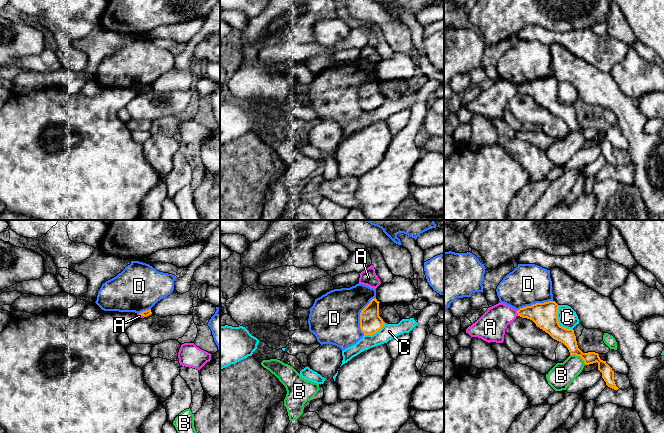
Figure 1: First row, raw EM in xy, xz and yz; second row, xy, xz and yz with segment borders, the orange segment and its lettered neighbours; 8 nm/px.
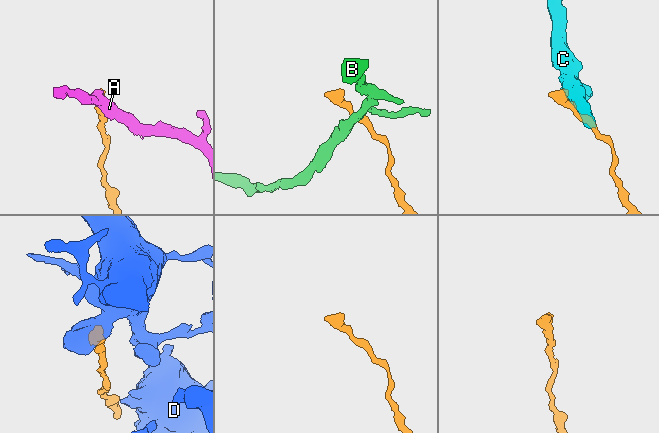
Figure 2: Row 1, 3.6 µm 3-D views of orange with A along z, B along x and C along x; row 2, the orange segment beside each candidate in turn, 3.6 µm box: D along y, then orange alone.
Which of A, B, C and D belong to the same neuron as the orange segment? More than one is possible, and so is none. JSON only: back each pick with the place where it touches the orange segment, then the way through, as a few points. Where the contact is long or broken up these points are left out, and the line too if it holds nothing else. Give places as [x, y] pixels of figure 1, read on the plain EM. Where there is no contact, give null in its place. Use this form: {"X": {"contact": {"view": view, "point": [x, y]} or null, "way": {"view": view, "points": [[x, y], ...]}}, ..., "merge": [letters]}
{"merge": []}

